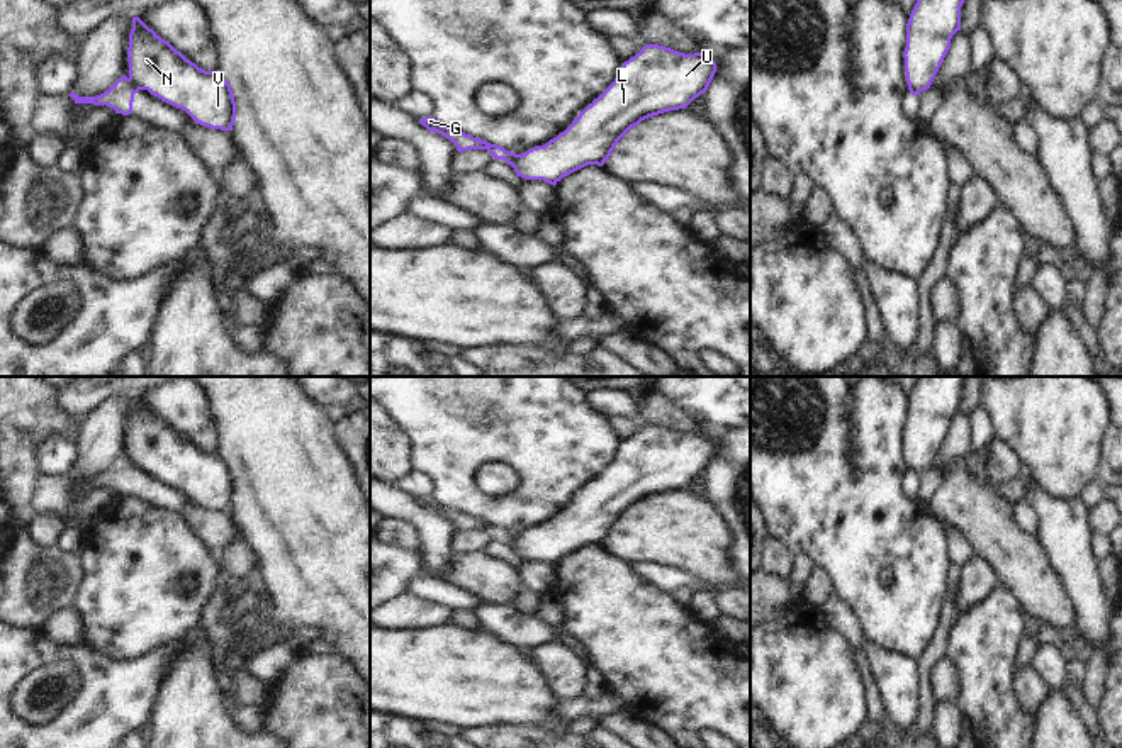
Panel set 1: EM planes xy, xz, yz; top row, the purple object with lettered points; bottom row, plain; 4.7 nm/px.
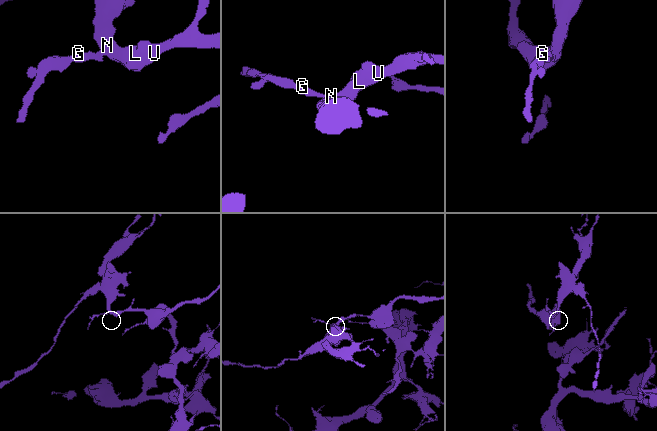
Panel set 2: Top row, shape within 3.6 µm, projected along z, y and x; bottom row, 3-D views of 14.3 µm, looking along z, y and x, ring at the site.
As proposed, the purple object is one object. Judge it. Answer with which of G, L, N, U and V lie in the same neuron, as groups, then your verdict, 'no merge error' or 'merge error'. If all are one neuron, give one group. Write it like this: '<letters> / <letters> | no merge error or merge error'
G / L N U V | merge error

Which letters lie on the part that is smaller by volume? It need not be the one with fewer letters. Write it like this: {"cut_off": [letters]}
{"cut_off": ["G"]}

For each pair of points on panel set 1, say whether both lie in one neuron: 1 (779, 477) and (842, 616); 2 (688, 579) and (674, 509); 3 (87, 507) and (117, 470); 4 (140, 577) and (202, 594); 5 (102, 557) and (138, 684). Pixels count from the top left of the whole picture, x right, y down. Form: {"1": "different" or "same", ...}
{"1": "different", "2": "different", "3": "different", "4": "same", "5": "different"}

